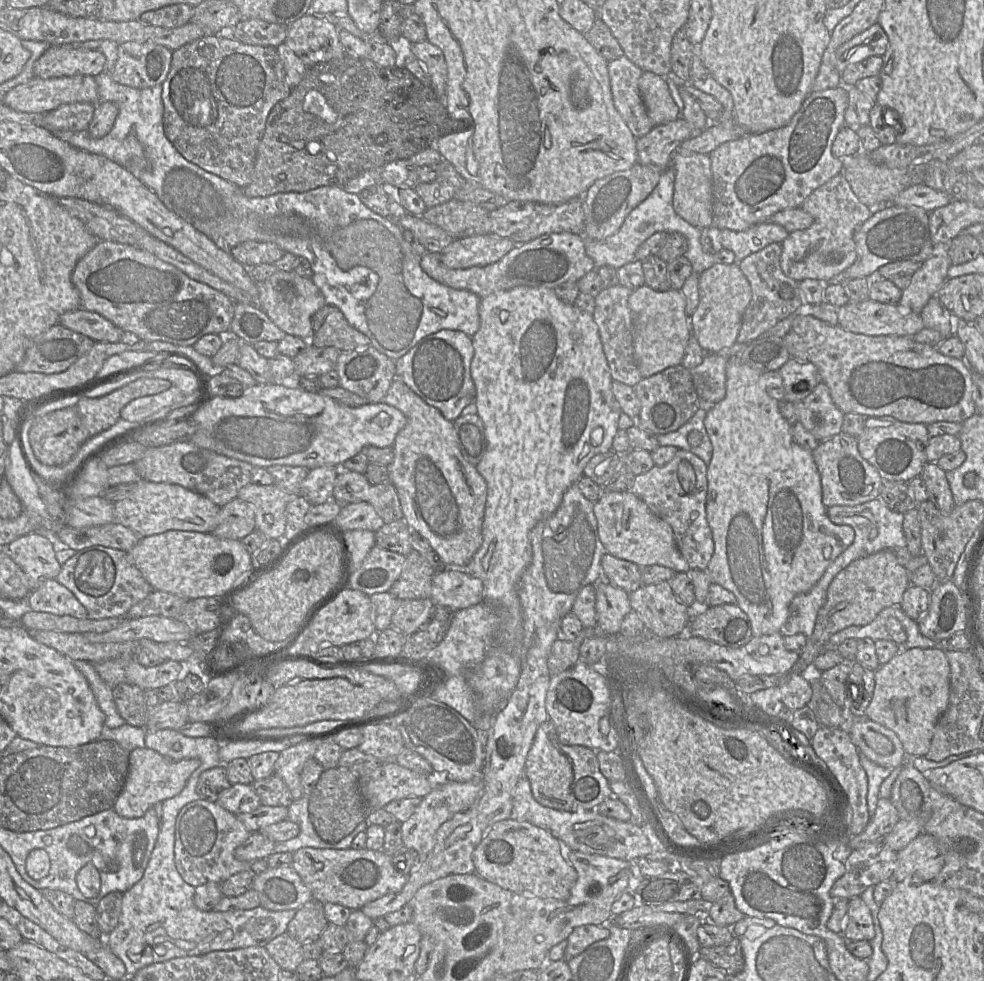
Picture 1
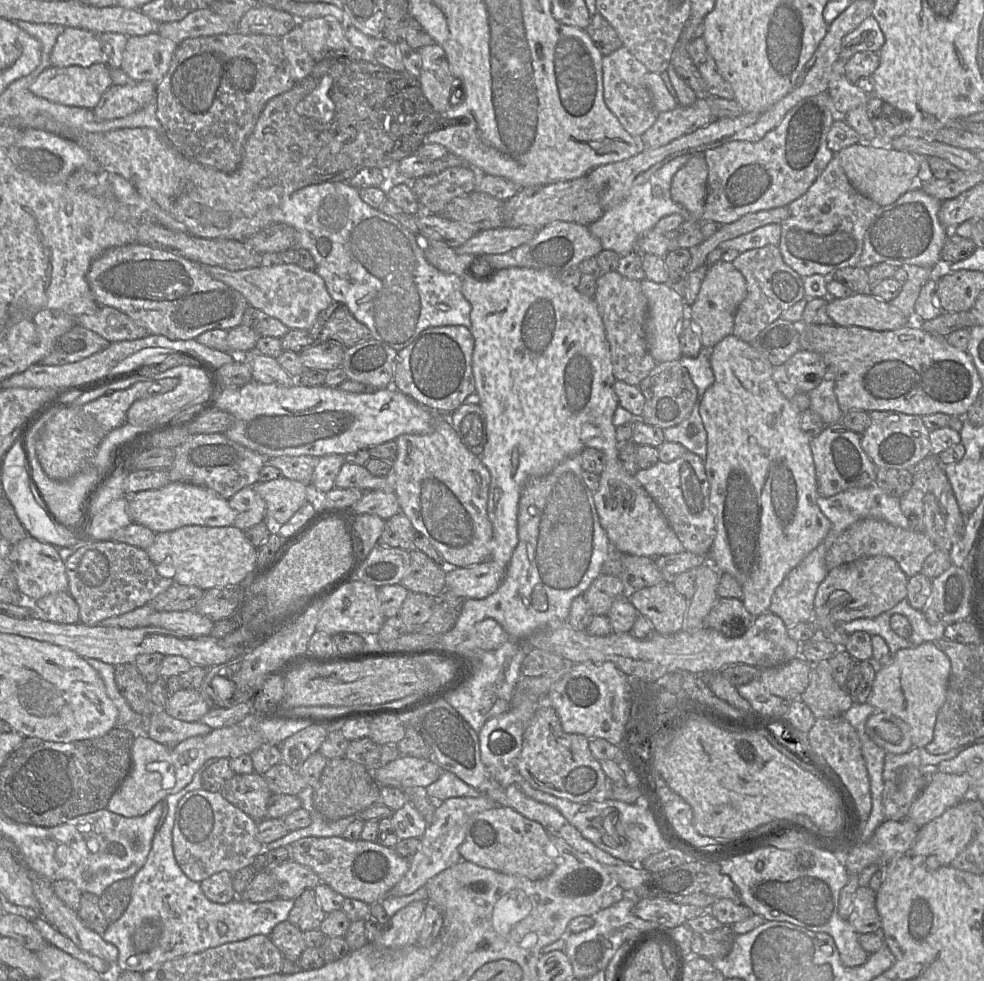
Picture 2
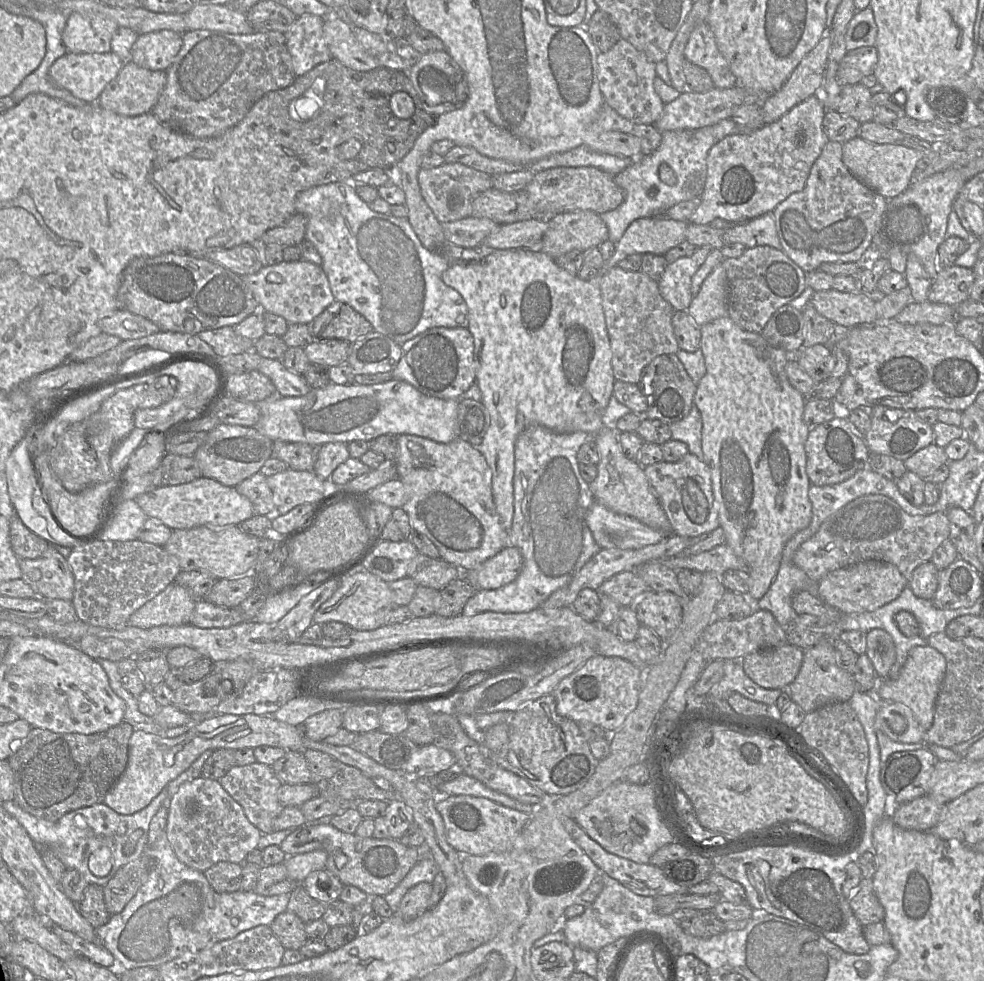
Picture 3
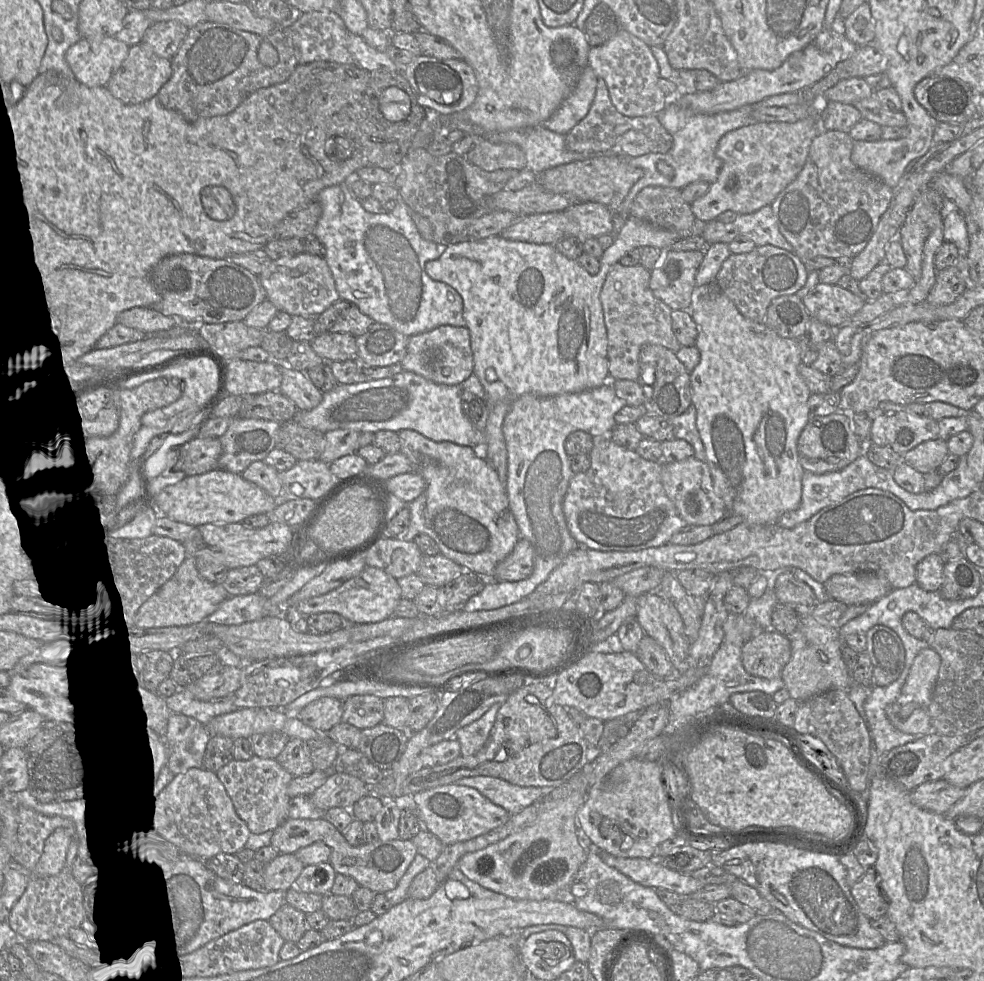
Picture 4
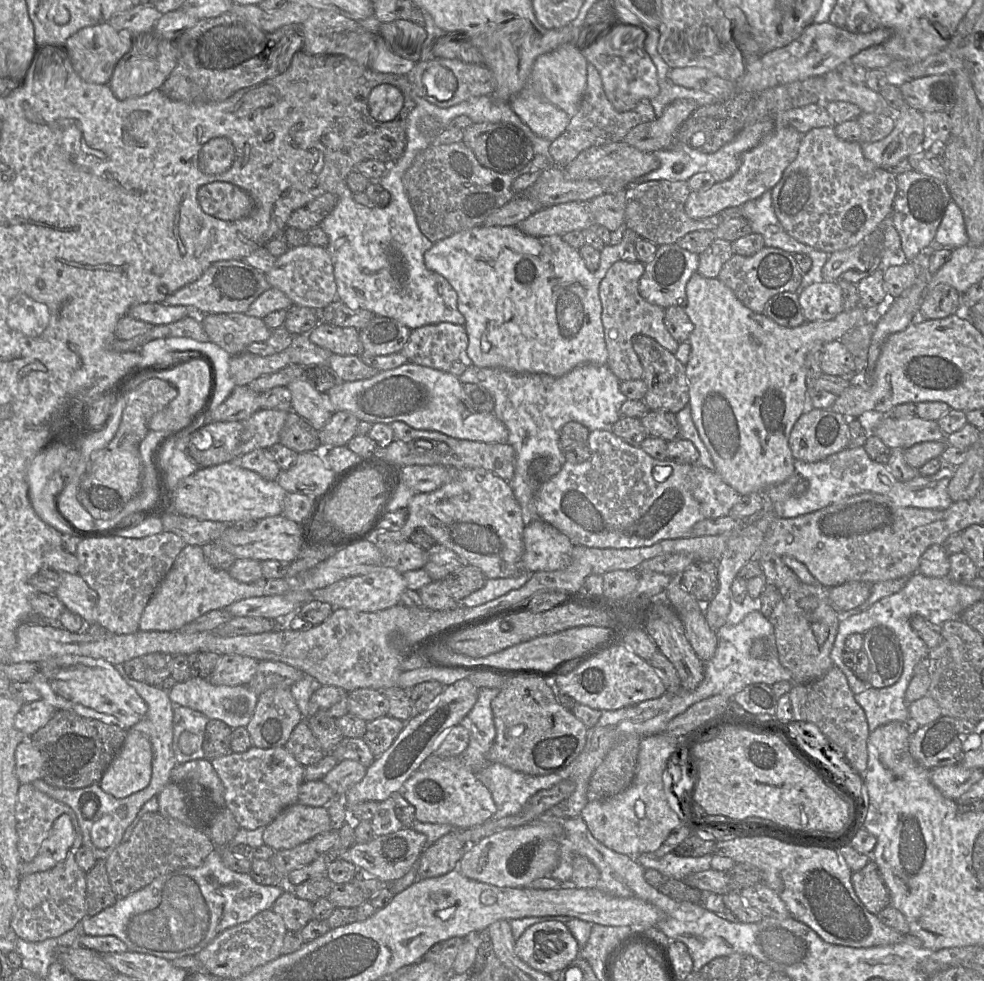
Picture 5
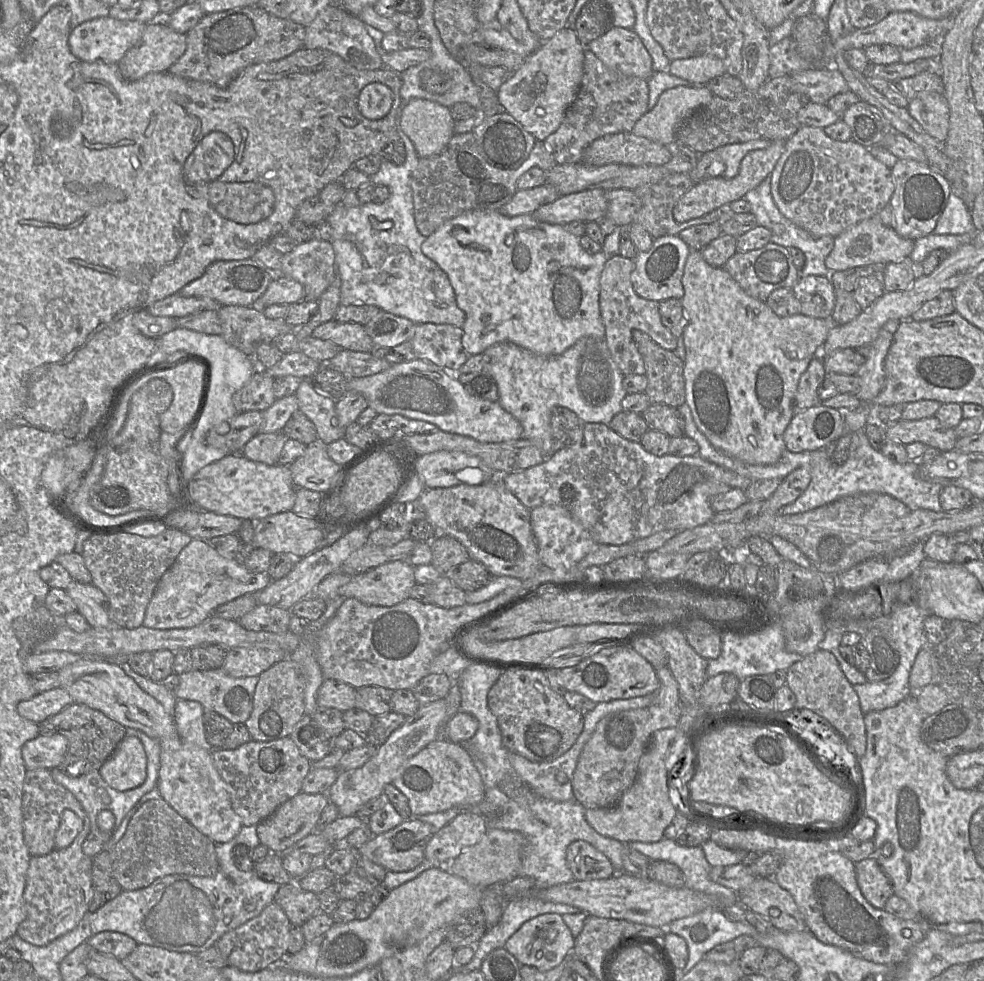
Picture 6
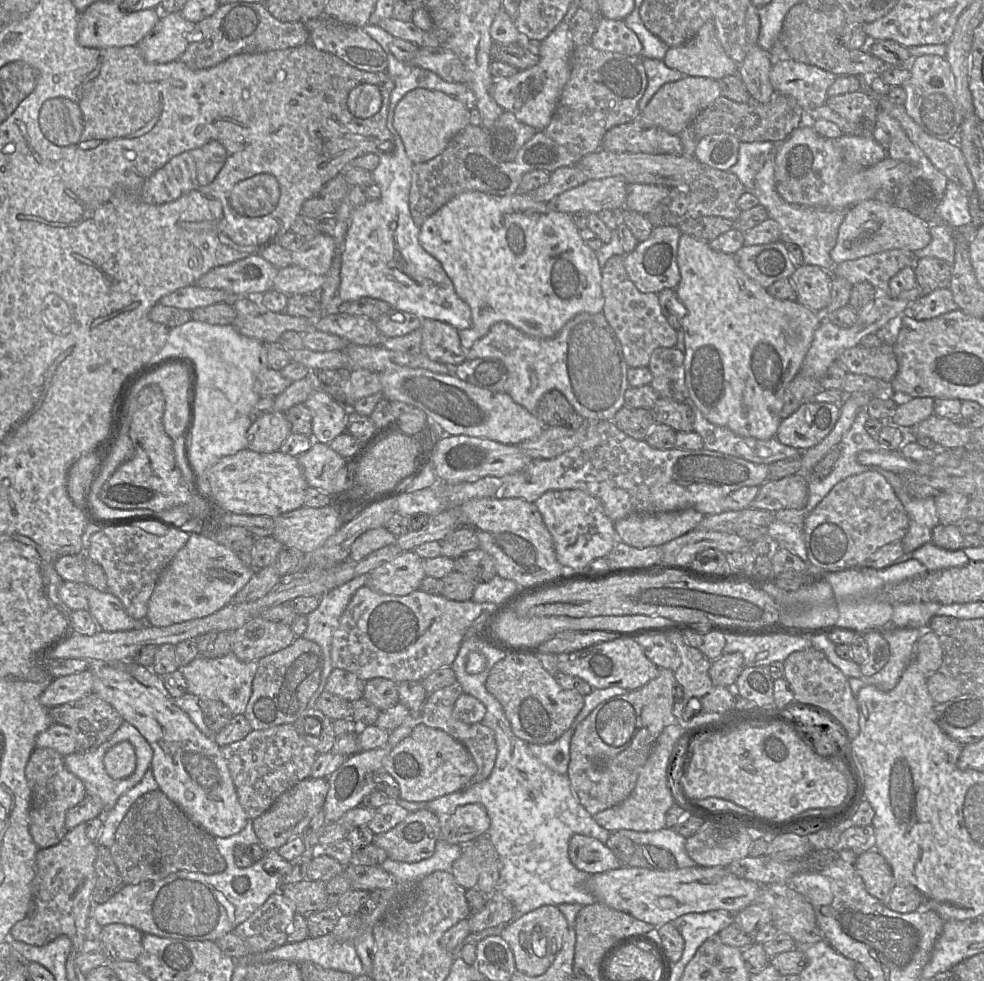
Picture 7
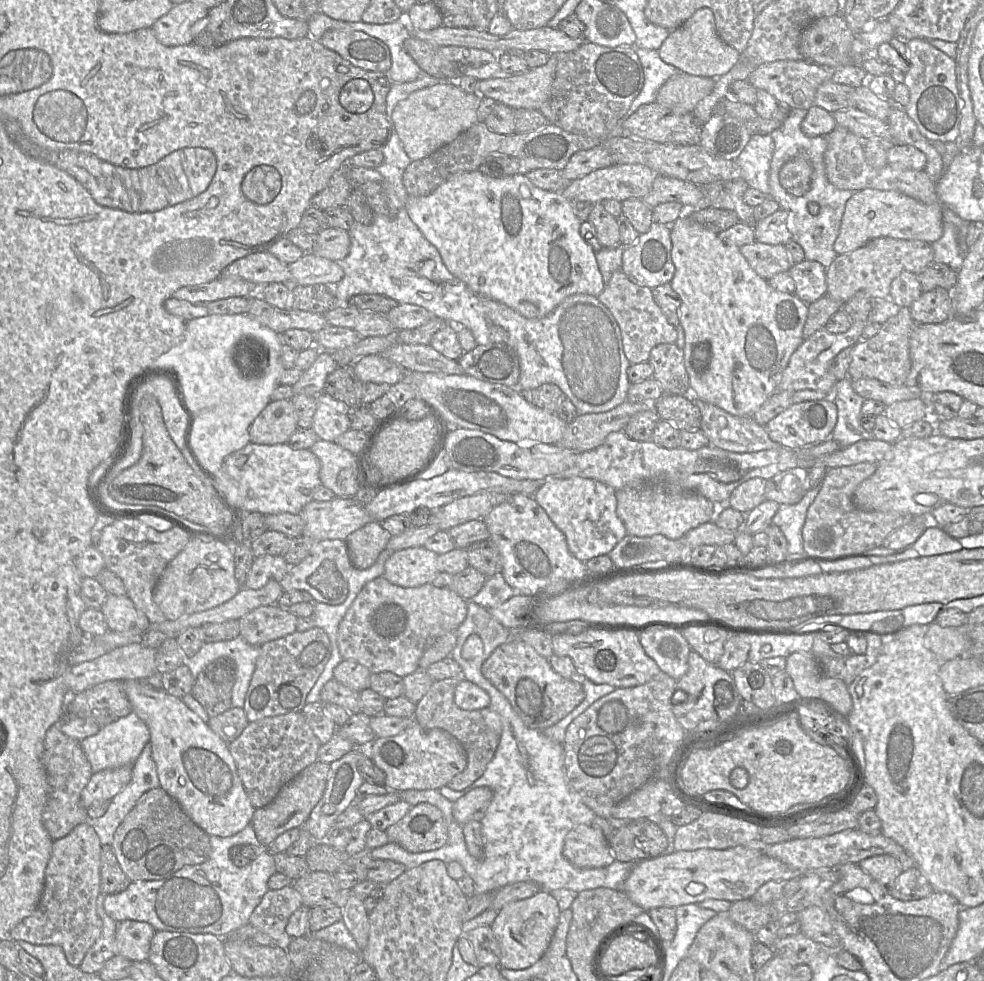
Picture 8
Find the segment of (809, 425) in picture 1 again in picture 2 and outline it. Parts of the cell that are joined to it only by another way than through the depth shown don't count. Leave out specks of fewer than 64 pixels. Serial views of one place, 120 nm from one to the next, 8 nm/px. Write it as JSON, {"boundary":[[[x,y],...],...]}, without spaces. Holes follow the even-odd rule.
{"boundary":[[[827,367],[821,383],[807,393],[810,409],[816,412],[827,426],[840,423],[844,415],[837,402],[835,380],[835,369]]]}

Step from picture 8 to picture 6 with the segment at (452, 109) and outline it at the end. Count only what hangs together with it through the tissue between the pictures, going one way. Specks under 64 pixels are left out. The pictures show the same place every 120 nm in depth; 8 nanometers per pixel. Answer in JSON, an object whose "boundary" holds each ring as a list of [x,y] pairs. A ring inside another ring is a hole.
{"boundary":[[[415,98],[410,100],[402,109],[399,106],[398,113],[399,128],[412,141],[420,158],[440,153],[454,134],[455,121],[451,116],[451,109],[436,102]]]}

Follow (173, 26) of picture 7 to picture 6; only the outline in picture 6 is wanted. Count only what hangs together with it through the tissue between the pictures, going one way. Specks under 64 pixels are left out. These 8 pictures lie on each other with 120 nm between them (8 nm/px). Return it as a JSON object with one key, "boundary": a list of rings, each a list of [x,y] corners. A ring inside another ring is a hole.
{"boundary":[[[164,20],[148,23],[140,40],[117,63],[124,79],[135,81],[150,73],[167,72],[186,50],[186,35],[170,28]]]}

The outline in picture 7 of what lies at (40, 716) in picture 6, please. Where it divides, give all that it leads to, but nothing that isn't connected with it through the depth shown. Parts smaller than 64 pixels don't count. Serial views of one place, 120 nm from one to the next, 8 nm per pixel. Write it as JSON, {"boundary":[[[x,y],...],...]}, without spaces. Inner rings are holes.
{"boundary":[[[92,666],[82,672],[55,678],[39,697],[46,708],[78,700],[93,693]]]}

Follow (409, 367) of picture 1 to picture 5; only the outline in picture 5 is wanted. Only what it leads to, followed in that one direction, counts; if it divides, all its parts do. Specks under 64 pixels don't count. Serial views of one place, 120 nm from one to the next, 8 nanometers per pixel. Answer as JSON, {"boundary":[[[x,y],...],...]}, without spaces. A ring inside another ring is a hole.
{"boundary":[[[441,322],[415,328],[400,351],[407,362],[460,376],[472,361],[467,354],[468,335],[464,325]]]}

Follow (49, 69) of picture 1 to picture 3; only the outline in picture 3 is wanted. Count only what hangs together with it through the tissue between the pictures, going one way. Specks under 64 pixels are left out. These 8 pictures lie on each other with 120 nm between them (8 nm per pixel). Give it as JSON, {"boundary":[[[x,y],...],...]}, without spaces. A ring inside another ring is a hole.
{"boundary":[[[77,12],[69,15],[62,33],[67,53],[107,53],[119,25],[105,16],[85,17]]]}

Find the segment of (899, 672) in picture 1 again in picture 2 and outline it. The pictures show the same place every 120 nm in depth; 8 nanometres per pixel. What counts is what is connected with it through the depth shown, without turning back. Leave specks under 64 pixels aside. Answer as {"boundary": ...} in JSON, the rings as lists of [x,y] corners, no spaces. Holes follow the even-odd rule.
{"boundary":[[[933,642],[900,649],[887,664],[877,666],[866,703],[876,711],[893,714],[906,722],[911,728],[913,747],[925,748],[933,739],[936,718],[946,700],[950,670],[950,659]]]}

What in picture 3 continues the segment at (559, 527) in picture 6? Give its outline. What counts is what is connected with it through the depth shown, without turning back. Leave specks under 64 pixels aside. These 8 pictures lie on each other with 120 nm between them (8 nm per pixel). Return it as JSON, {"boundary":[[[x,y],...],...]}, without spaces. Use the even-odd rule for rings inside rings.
{"boundary":[[[508,545],[482,563],[475,570],[462,571],[477,590],[497,589],[514,581],[523,566],[523,556],[518,547]]]}

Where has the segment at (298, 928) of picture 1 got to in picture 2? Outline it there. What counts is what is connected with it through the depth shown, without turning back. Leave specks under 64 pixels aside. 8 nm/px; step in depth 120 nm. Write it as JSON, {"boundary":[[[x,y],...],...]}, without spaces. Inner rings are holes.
{"boundary":[[[305,889],[294,899],[288,919],[302,932],[319,929],[326,913],[322,910],[314,889]]]}

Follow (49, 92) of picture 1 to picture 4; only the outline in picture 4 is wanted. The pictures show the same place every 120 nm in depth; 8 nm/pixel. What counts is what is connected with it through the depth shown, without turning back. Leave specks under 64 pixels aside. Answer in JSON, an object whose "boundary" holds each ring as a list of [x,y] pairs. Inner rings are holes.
{"boundary":[[[115,36],[102,39],[81,38],[64,58],[74,78],[89,87],[104,87],[128,56],[130,46]]]}

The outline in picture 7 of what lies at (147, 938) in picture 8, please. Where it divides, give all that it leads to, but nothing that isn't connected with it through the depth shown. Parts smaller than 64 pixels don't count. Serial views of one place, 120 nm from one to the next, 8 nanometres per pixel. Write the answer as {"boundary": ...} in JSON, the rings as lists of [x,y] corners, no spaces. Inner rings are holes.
{"boundary":[[[113,923],[102,928],[101,940],[112,960],[136,961],[144,934],[133,926]]]}

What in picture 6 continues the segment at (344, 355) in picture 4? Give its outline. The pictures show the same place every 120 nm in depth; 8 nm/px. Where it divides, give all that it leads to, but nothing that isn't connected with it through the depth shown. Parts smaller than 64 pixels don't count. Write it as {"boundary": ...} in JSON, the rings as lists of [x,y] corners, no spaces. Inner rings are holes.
{"boundary":[[[333,319],[316,327],[312,336],[332,341],[345,350],[371,353],[375,347],[365,326],[354,322],[340,322]]]}

